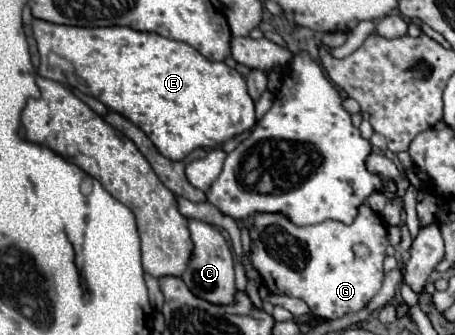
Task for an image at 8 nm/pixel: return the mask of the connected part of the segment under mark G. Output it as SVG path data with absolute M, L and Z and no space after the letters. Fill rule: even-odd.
M366 203L358 207L358 215L350 225L344 225L340 221L322 221L316 225L298 227L282 213L256 213L250 227L250 259L262 275L268 291L302 299L310 307L310 313L320 319L338 319L346 313L364 309L366 303L380 291L384 279L382 263L388 247L386 235L388 231L384 221Z

